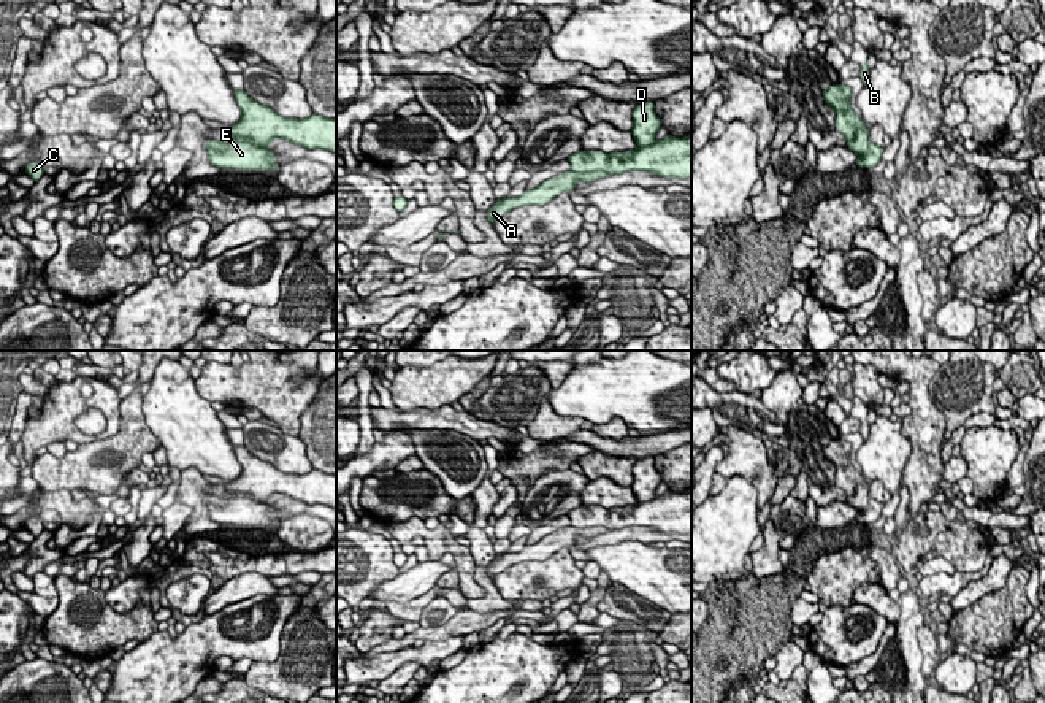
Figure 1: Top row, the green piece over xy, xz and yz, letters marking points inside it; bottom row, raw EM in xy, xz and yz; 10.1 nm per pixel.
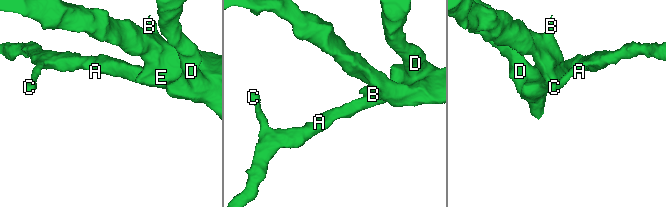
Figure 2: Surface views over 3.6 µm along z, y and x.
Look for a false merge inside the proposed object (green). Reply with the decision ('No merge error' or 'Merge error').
Merge error

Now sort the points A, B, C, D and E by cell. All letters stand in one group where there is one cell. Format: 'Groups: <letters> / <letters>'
Groups: A C D E / B

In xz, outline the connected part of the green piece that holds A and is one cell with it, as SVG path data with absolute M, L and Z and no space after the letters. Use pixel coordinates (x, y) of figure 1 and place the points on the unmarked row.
M565 527L555 530L553 533L544 536L534 544L528 543L520 552L504 552L500 557L496 555L496 559L487 567L485 574L490 579L493 579L503 570L519 562L545 560L557 551L574 546L577 536L591 538L607 530L609 528L606 527L590 527L590 528Z

